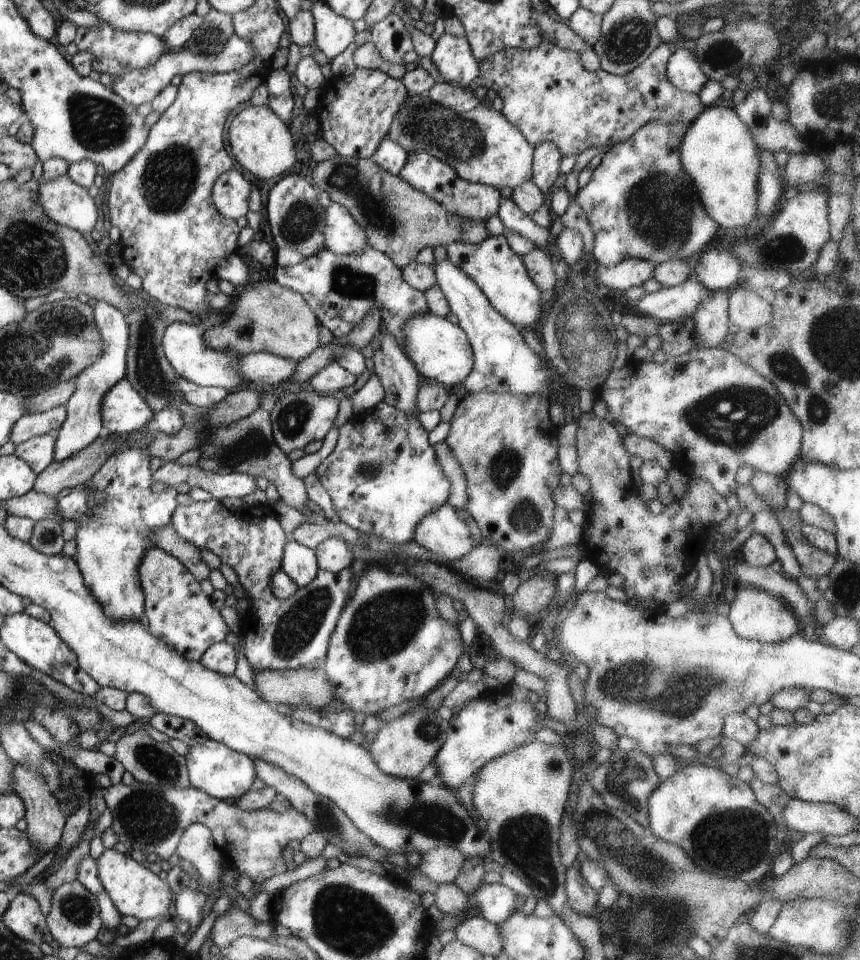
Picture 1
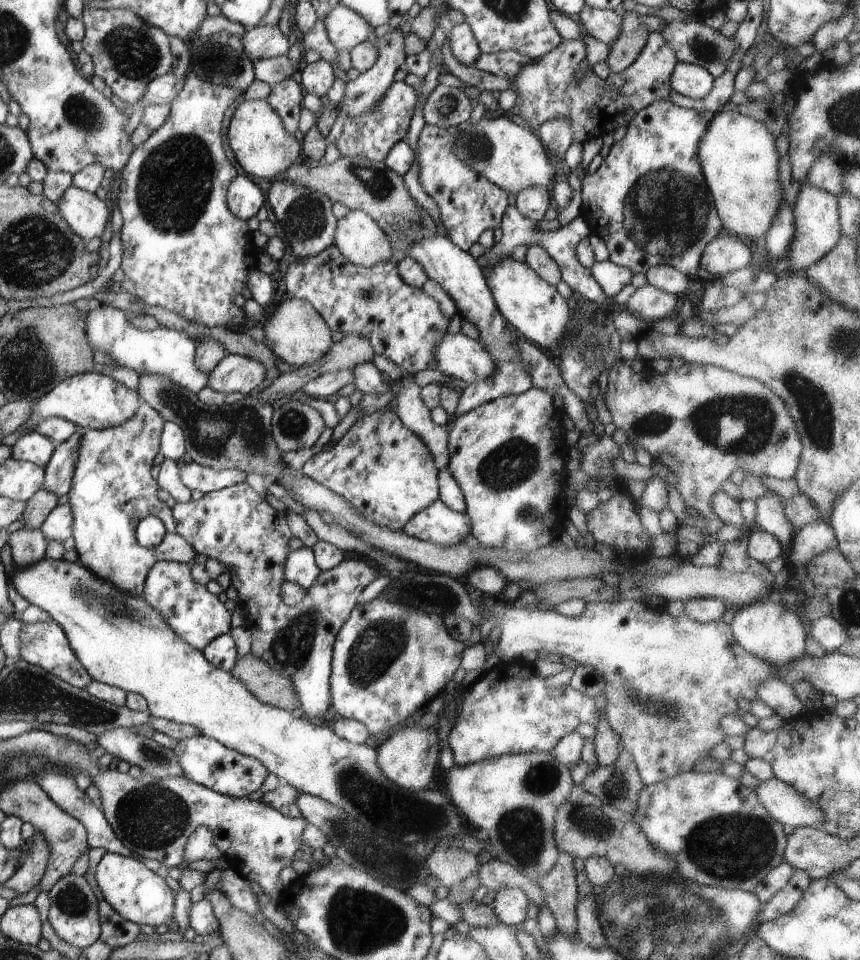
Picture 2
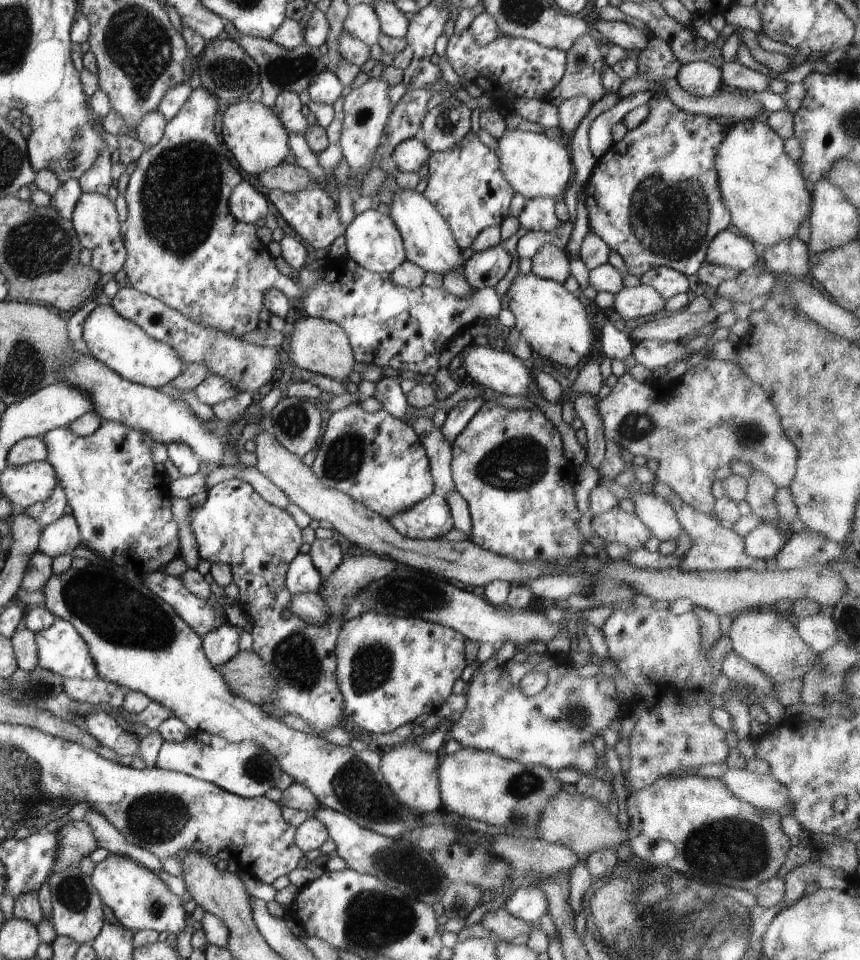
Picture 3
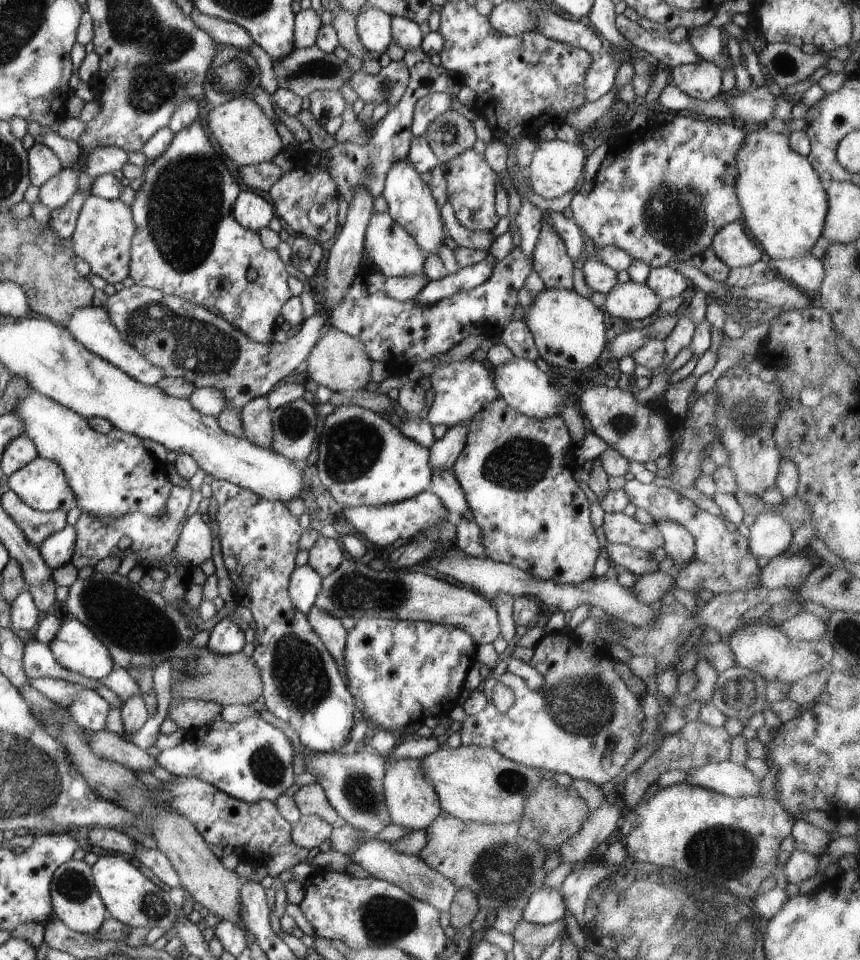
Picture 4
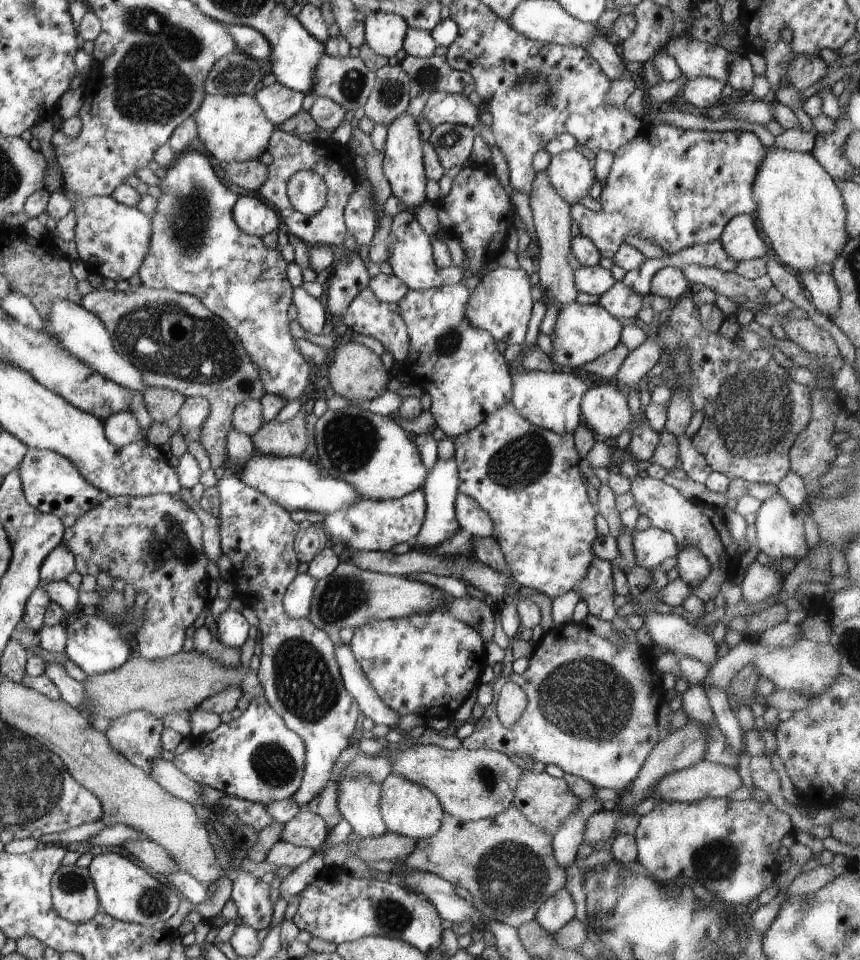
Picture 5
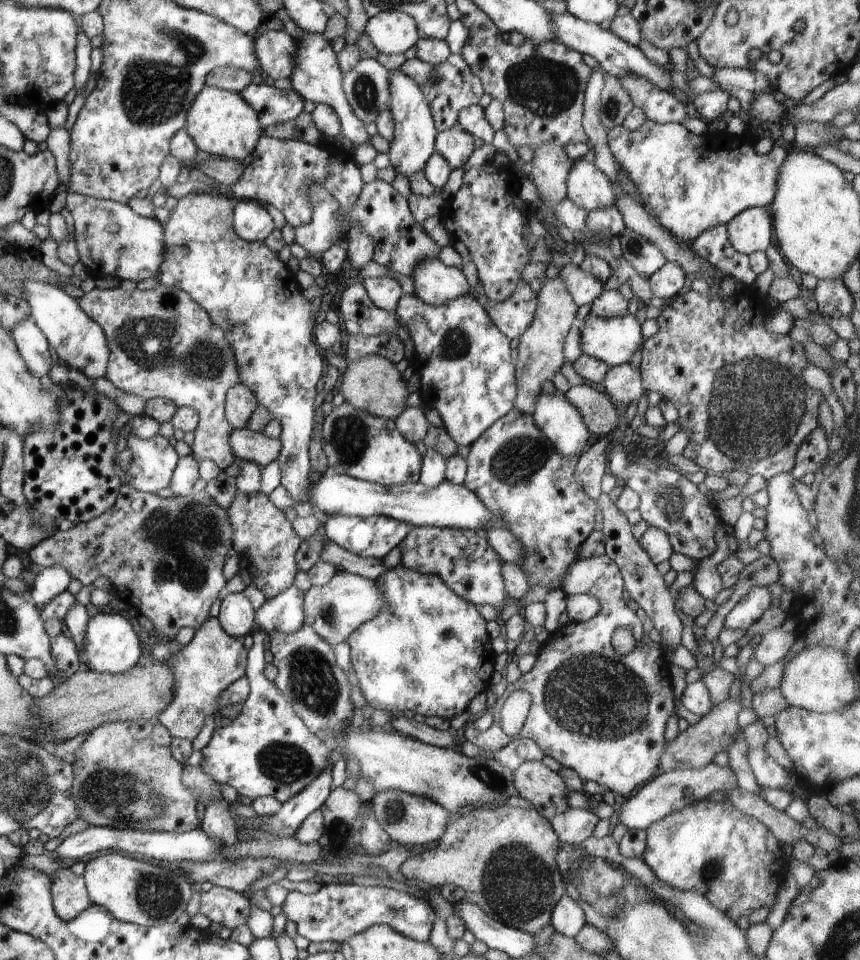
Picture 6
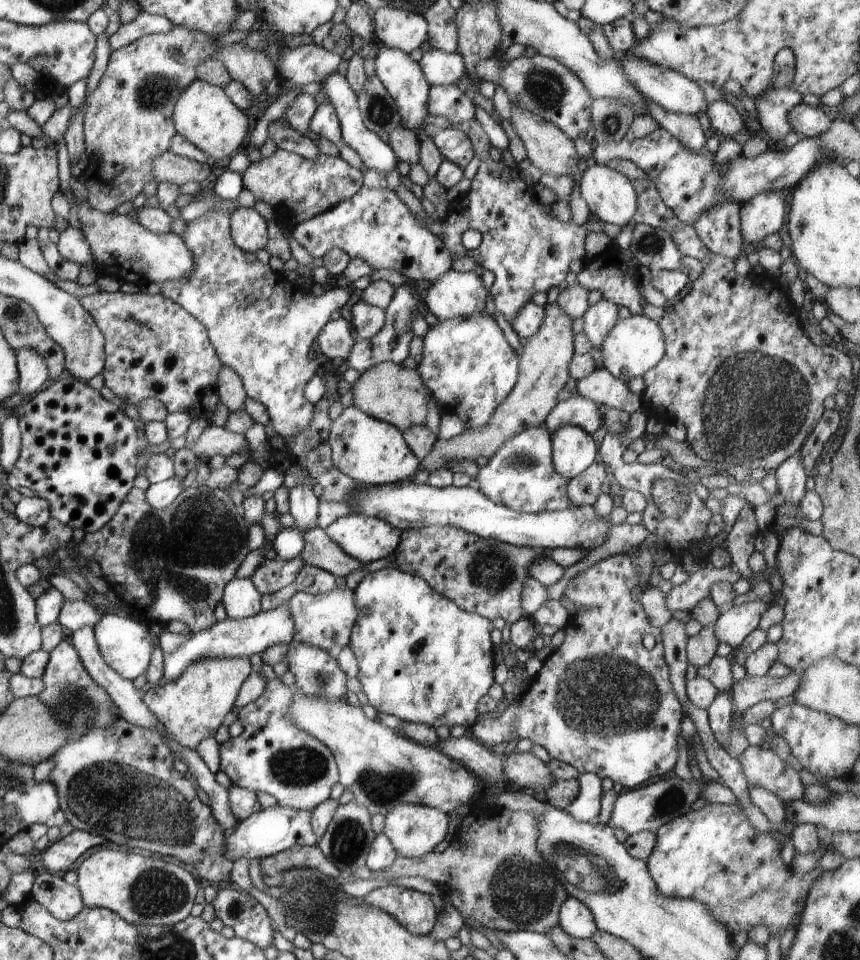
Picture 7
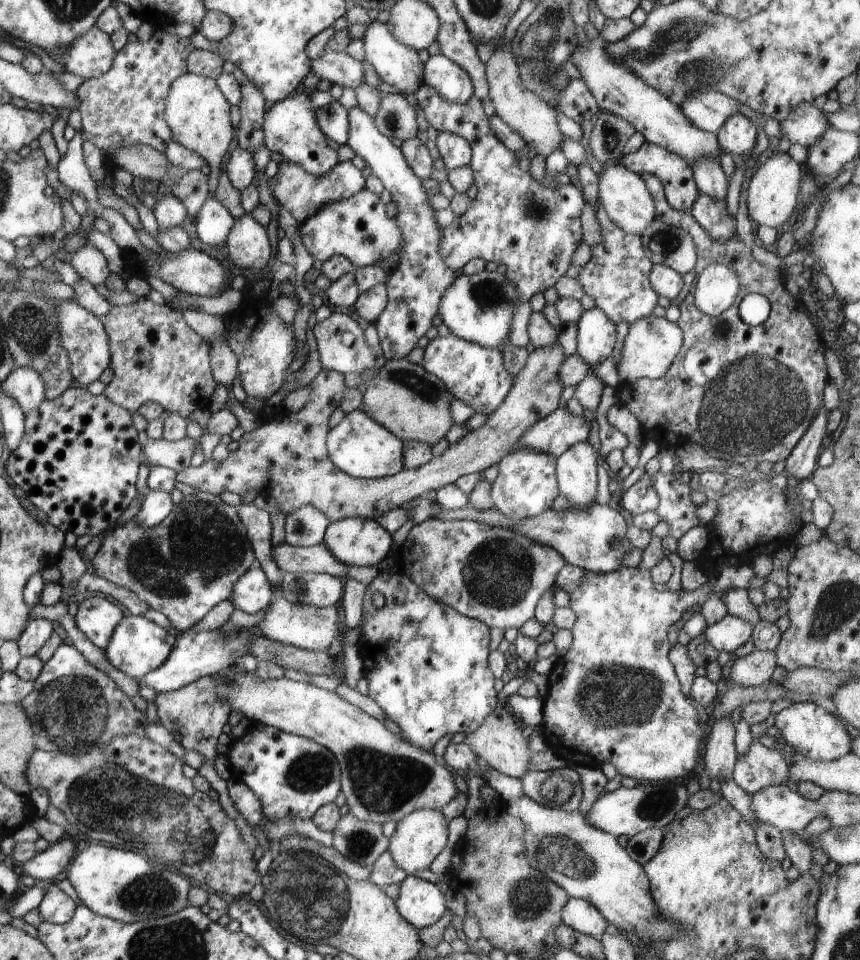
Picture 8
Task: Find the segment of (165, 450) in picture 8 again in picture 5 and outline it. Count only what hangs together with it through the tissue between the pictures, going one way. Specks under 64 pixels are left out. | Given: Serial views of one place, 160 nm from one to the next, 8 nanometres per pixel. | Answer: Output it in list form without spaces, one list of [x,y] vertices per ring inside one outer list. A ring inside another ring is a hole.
[[[298,411],[293,419],[278,422],[266,421],[262,428],[253,434],[256,450],[273,457],[302,457],[308,448],[308,432],[304,412]]]

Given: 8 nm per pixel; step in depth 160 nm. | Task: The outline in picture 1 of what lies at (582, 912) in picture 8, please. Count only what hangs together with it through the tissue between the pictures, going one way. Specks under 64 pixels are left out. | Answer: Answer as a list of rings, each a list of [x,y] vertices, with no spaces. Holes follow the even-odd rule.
[[[483,883],[473,893],[470,906],[476,906],[480,916],[493,924],[502,924],[521,907],[521,897],[501,883]]]

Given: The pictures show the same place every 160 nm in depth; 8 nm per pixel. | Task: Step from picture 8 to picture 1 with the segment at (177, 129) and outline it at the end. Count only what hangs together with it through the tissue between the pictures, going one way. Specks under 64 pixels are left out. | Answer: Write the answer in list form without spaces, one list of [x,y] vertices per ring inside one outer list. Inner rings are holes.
[[[248,106],[236,114],[229,130],[230,152],[250,174],[262,180],[284,176],[296,164],[296,150],[289,126],[268,106]]]

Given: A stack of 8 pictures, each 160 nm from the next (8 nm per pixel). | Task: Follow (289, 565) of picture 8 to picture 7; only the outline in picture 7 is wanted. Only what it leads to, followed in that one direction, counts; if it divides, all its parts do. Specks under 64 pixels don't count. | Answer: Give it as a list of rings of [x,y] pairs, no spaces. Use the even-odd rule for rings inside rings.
[[[312,528],[303,534],[304,546],[299,557],[306,565],[321,568],[335,577],[348,578],[366,563],[352,558],[334,542],[325,529]]]

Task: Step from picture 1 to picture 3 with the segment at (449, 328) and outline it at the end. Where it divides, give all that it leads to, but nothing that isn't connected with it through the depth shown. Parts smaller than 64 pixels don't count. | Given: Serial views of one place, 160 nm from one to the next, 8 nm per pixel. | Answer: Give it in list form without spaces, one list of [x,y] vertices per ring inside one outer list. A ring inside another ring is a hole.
[[[474,343],[464,347],[458,354],[457,362],[464,364],[467,375],[478,384],[492,388],[500,394],[508,396],[525,395],[532,390],[535,391],[535,378],[531,373],[530,364],[525,364],[517,356],[508,351],[501,351],[488,345],[482,346]]]

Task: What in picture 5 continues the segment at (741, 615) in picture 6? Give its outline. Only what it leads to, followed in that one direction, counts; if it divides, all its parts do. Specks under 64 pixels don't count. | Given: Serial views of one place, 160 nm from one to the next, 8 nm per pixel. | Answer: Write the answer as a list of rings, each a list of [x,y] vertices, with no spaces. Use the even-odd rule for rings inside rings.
[[[752,562],[746,569],[740,588],[743,599],[750,603],[762,602],[778,596],[783,585],[783,574],[772,566]]]

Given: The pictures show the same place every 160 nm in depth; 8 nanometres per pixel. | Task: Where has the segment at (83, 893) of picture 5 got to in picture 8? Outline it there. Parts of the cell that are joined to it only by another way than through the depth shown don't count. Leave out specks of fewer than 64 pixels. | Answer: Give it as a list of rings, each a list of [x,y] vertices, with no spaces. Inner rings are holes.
[[[52,883],[38,906],[39,916],[56,924],[64,924],[73,917],[77,906],[66,892]]]

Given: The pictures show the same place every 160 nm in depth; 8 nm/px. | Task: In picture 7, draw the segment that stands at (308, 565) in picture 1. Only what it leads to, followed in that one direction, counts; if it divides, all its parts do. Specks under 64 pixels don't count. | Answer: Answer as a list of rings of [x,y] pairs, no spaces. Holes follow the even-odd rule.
[[[288,602],[269,611],[260,611],[258,614],[245,619],[234,620],[226,617],[224,620],[217,621],[209,629],[198,632],[190,631],[190,634],[186,634],[186,636],[172,633],[166,628],[160,633],[160,642],[158,642],[163,651],[165,668],[163,678],[166,678],[168,682],[176,680],[189,664],[194,664],[203,658],[249,657],[254,653],[262,654],[271,646],[282,643],[289,645],[293,641],[294,633],[295,624]]]

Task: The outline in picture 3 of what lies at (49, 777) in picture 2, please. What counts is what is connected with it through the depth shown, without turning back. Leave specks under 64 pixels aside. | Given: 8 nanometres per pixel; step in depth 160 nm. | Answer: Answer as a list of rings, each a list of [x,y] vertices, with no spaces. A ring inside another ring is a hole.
[[[87,810],[83,820],[90,825],[99,846],[106,848],[109,853],[132,857],[132,860],[152,869],[152,872],[162,870],[164,860],[135,844],[130,844],[119,830],[116,830],[104,816],[99,815],[98,811]]]

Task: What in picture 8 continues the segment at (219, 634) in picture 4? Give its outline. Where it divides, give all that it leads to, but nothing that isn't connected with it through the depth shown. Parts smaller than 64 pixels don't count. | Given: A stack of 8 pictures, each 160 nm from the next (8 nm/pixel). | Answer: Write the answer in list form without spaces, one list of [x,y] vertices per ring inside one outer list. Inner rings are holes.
[[[255,564],[236,581],[228,601],[235,609],[253,614],[268,607],[273,600],[273,586],[262,567]]]

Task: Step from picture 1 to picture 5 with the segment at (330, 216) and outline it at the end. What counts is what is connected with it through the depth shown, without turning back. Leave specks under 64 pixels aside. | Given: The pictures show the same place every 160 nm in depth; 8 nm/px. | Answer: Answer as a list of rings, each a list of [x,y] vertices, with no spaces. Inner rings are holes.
[[[410,210],[402,211],[392,217],[390,256],[387,260],[392,272],[409,289],[425,291],[431,288],[444,287],[459,283],[464,279],[462,267],[450,265],[448,268],[439,269],[433,257],[432,239],[422,230],[419,220]]]

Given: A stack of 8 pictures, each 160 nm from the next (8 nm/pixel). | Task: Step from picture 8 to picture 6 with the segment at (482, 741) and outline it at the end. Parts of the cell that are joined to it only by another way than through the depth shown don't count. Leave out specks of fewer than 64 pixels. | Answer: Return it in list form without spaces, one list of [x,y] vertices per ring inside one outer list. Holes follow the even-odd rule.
[[[526,761],[513,770],[516,795],[528,800],[541,817],[550,820],[569,809],[564,779],[542,761]]]

